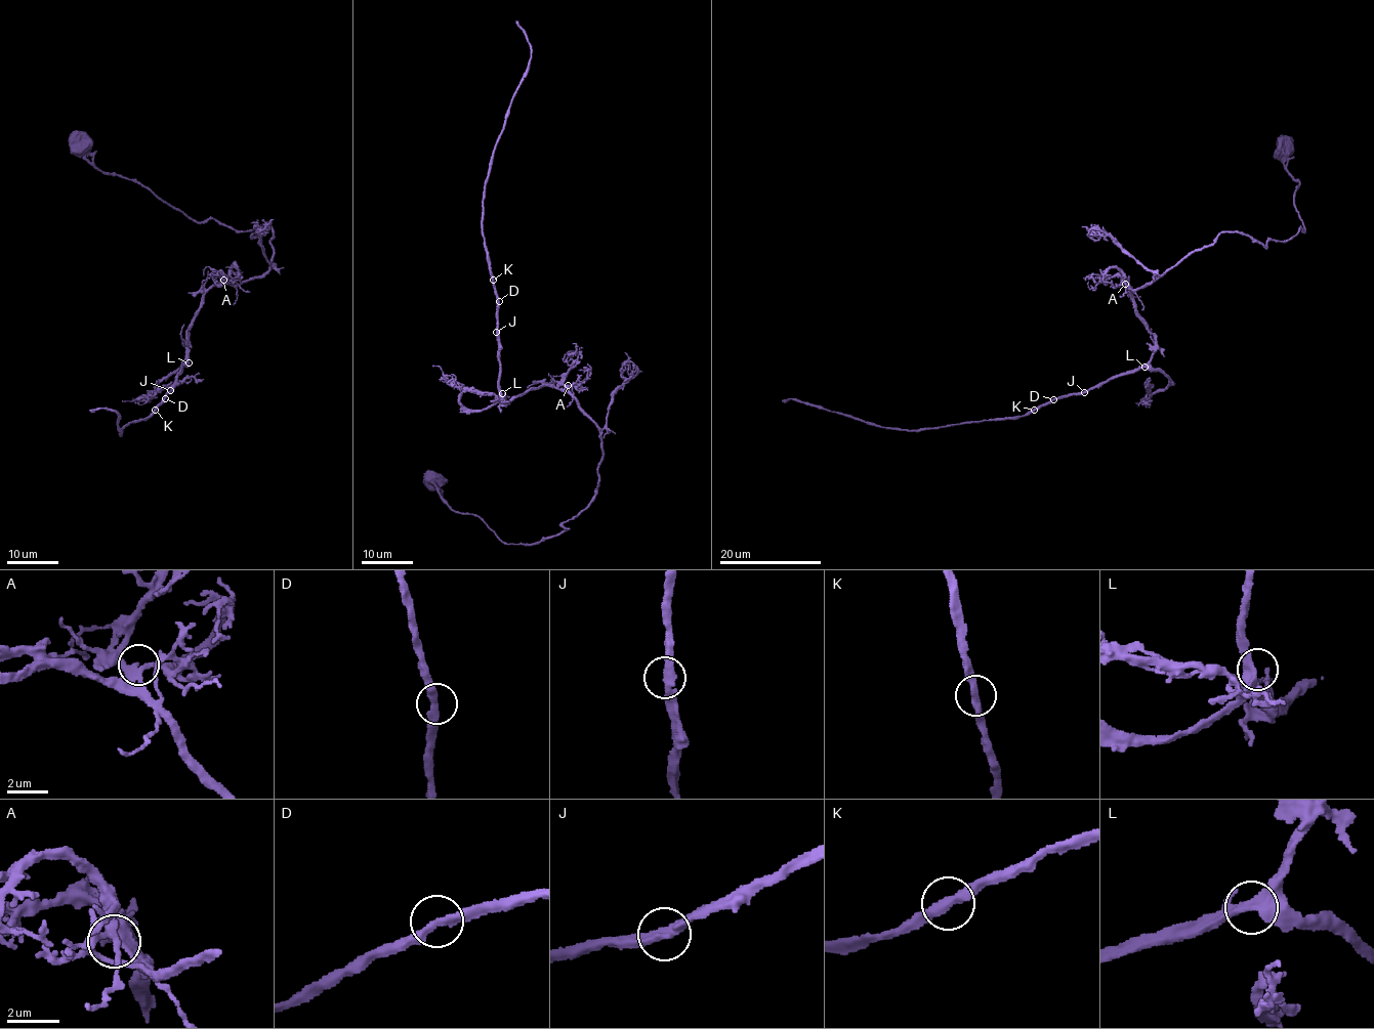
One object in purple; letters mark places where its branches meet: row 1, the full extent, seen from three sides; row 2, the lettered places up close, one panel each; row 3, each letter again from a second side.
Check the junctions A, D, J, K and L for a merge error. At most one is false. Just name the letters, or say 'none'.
none

